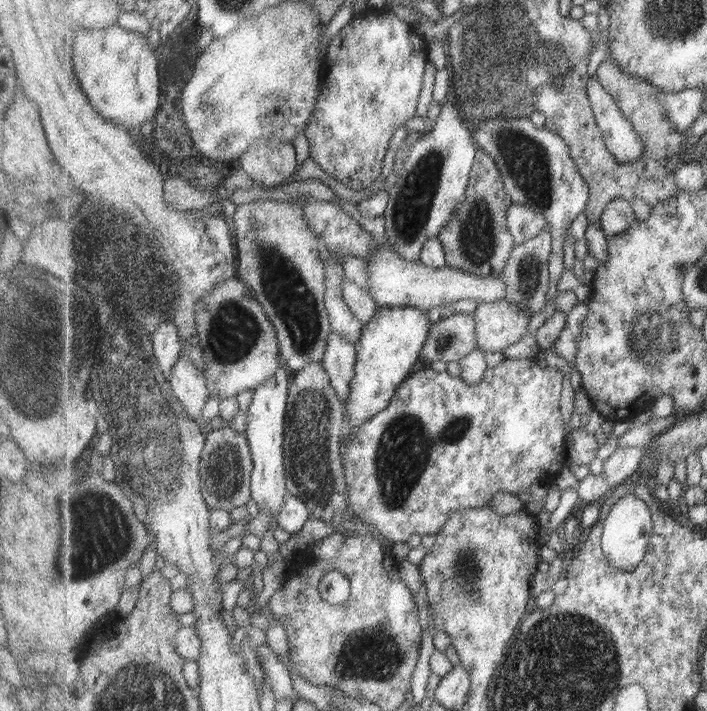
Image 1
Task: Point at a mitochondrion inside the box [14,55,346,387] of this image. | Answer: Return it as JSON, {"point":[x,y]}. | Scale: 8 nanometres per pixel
{"point":[155,279]}

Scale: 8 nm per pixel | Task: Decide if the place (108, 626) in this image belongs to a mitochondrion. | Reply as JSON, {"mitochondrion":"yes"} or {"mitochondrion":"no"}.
{"mitochondrion":"no"}

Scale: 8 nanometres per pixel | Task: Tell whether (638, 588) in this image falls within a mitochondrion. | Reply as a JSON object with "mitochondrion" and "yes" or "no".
{"mitochondrion":"no"}

